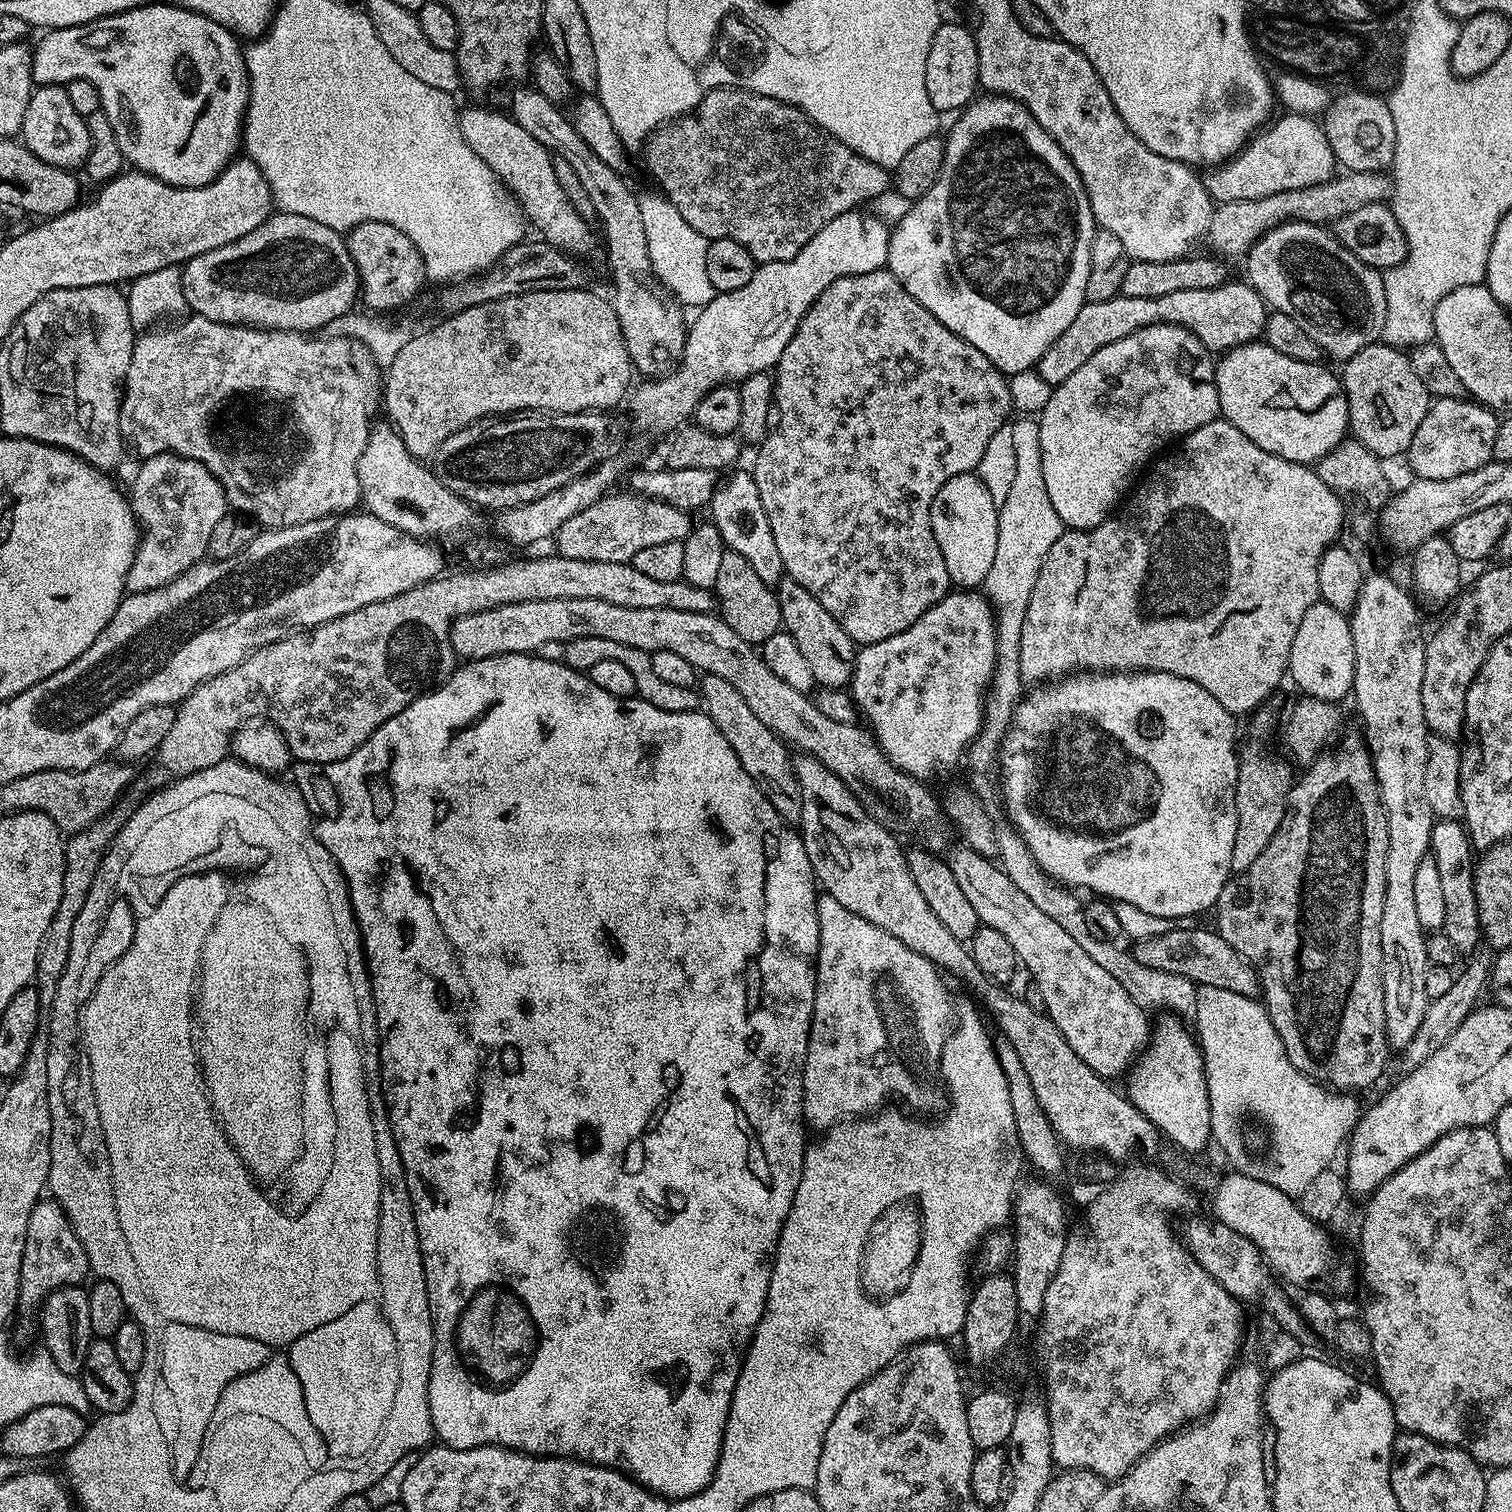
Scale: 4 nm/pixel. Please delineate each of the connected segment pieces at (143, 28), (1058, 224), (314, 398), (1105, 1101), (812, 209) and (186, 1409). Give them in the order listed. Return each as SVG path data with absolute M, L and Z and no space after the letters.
M149 2L141 8L131 8L113 16L103 16L88 24L79 24L69 28L54 28L45 31L41 36L44 37L41 38L40 45L35 45L32 54L33 85L59 84L64 86L73 80L90 82L94 86L94 90L98 90L100 106L106 114L106 118L110 118L110 126L114 126L114 138L118 138L118 146L122 146L125 161L135 171L145 172L148 176L158 178L175 188L197 188L206 186L219 172L223 172L233 160L237 159L242 148L244 112L248 108L248 71L241 41L233 36L230 30L218 26L218 22L197 12L174 6L171 2L164 2L164 4Z
M984 94L973 100L953 120L956 121L953 122L952 129L944 136L942 170L934 186L926 190L922 199L909 207L912 209L897 222L896 228L894 224L891 229L886 268L894 274L894 278L898 278L898 282L902 282L906 294L922 302L922 306L926 306L926 310L930 310L930 314L934 314L934 318L938 318L938 322L946 326L946 330L954 330L958 338L970 342L974 350L986 354L986 358L994 362L999 372L1010 377L1035 369L1042 354L1050 350L1054 338L1058 338L1058 334L1062 334L1062 330L1066 330L1066 326L1070 326L1070 322L1078 318L1078 310L1082 310L1086 303L1086 278L1090 278L1090 250L1098 225L1078 170L1072 165L1062 146L1058 146L1058 142L1054 142L1054 138L1050 138L1050 134L1046 134L1042 126L1038 126L1034 114L1030 114L1026 105L1011 100L1008 96Z
M195 314L189 317L189 320L184 320L173 328L164 329L160 326L155 330L145 331L137 339L130 354L130 370L126 370L120 402L120 434L124 438L125 445L131 451L133 448L140 458L171 452L174 456L196 460L202 466L206 466L209 474L224 487L224 497L228 499L229 509L237 508L248 516L256 516L260 526L268 530L298 526L302 522L314 522L324 516L353 511L361 503L358 458L362 458L362 450L366 450L368 435L371 434L374 421L377 419L376 408L378 412L378 405L382 400L382 376L381 373L376 373L378 371L376 361L364 358L359 364L356 361L357 345L346 337L279 332L276 328L253 328L246 324L223 324Z
M800 754L793 759L794 774L798 778L798 786L802 790L802 814L798 821L798 831L804 838L806 854L810 858L812 873L816 875L816 883L827 895L833 896L846 910L858 914L858 918L866 918L878 930L886 930L886 934L894 934L898 942L910 946L914 954L922 954L937 969L943 970L949 977L957 976L977 996L975 999L983 1006L983 1009L992 1015L991 1023L1000 1027L999 1035L1018 1050L1018 1058L1029 1075L1030 1084L1034 1088L1035 1097L1039 1105L1047 1115L1047 1120L1059 1137L1061 1143L1069 1149L1078 1150L1102 1150L1108 1157L1114 1160L1124 1160L1132 1152L1132 1147L1137 1144L1144 1152L1152 1152L1162 1143L1162 1137L1156 1131L1154 1125L1129 1102L1127 1095L1121 1091L1116 1092L1105 1077L1091 1070L1086 1062L1070 1050L1070 1042L1062 1038L1062 1030L1054 1026L1054 1022L1048 1017L1047 1012L1034 1010L1028 1006L1019 995L1011 996L1007 987L1001 986L990 979L986 973L974 962L969 945L962 940L956 940L946 926L942 926L942 918L926 906L926 898L922 898L922 890L918 890L918 882L910 874L908 858L905 849L900 849L897 837L882 822L878 822L854 798L852 791L818 758L807 754Z
M744 88L710 90L697 108L693 108L692 111L672 121L671 124L657 128L647 141L643 152L645 158L648 159L649 174L660 183L659 191L675 206L678 214L682 214L682 218L686 218L686 222L694 226L698 234L702 234L708 241L733 240L738 242L738 246L746 246L748 253L756 259L757 265L792 260L794 254L798 254L798 250L802 250L802 246L806 246L806 242L810 242L810 238L814 238L814 234L818 234L818 230L826 226L826 222L838 218L844 212L859 209L867 200L882 195L887 188L888 191L890 188L889 169L862 158L857 152L850 150L850 146L838 142L829 132L822 131L801 108L795 108L792 104L784 104L769 96L747 92Z
M166 1322L161 1342L161 1372L168 1400L180 1410L180 1430L174 1438L174 1456L178 1474L186 1474L194 1462L204 1426L209 1426L218 1398L234 1378L253 1372L270 1358L268 1345L245 1335L219 1334L201 1327Z

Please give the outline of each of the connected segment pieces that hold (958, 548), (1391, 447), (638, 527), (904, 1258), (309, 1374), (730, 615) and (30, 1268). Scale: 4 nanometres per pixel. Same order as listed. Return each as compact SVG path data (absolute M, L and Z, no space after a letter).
M969 474L950 478L950 482L946 482L934 498L930 522L934 538L938 542L938 550L942 550L942 562L946 562L946 570L950 574L952 584L960 590L979 589L986 574L990 574L990 565L994 563L994 549L998 546L998 508L979 477Z
M1377 342L1343 361L1342 368L1351 435L1376 456L1403 457L1410 442L1414 442L1414 433L1418 426L1422 426L1422 418L1426 418L1430 403L1426 386L1422 386L1414 371L1411 355L1390 344Z
M625 490L617 496L605 494L598 502L586 506L574 518L566 518L562 526L557 530L554 537L555 551L566 558L576 558L582 562L622 562L629 563L638 550L646 546L658 546L662 542L682 542L691 534L694 527L694 520L689 513L683 512L680 508L670 506L665 500L649 500L648 497L633 494Z
M909 1190L889 1198L888 1204L871 1216L869 1224L864 1244L860 1244L860 1293L873 1309L889 1311L900 1296L912 1293L912 1276L923 1262L930 1222L922 1192Z
M371 1299L289 1345L286 1358L302 1385L306 1412L336 1454L361 1459L384 1431L398 1386L397 1343L379 1303Z
M725 550L722 554L722 562L718 569L718 582L714 589L719 615L748 644L753 646L763 645L766 638L770 638L775 632L781 631L780 603L775 591L762 578L758 578L757 572L742 558L742 554Z
M51 1198L37 1200L26 1222L26 1246L22 1250L20 1271L20 1304L33 1310L39 1309L55 1288L83 1285L83 1280L89 1279L89 1276L86 1250L82 1250L82 1242L78 1242L60 1203Z

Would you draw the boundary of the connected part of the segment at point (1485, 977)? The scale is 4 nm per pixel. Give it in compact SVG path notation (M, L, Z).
M1477 950L1471 953L1467 957L1468 965L1464 969L1463 967L1459 969L1450 990L1446 990L1446 994L1441 994L1439 998L1429 1000L1428 1009L1422 1018L1422 1026L1418 1026L1418 1034L1414 1034L1414 1038L1410 1038L1410 1042L1402 1049L1407 1067L1420 1065L1438 1050L1438 1046L1446 1042L1446 1038L1450 1038L1450 1034L1454 1034L1454 1030L1458 1030L1458 1026L1462 1026L1464 1019L1472 1013L1473 1008L1477 1007L1479 1000L1476 999L1479 998L1480 991L1483 988L1485 991L1489 987L1493 959L1493 953L1488 950Z

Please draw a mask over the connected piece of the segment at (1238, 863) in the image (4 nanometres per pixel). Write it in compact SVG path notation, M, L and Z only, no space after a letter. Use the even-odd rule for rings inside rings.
M1261 706L1251 713L1252 740L1248 745L1243 745L1240 769L1238 770L1238 782L1236 783L1236 833L1234 834L1234 854L1232 855L1232 872L1239 874L1245 872L1254 862L1258 862L1258 856L1270 846L1270 838L1278 830L1278 826L1284 817L1284 810L1288 807L1288 793L1291 792L1294 783L1294 774L1280 760L1268 756L1264 749L1264 743L1272 731L1277 731L1278 716Z

